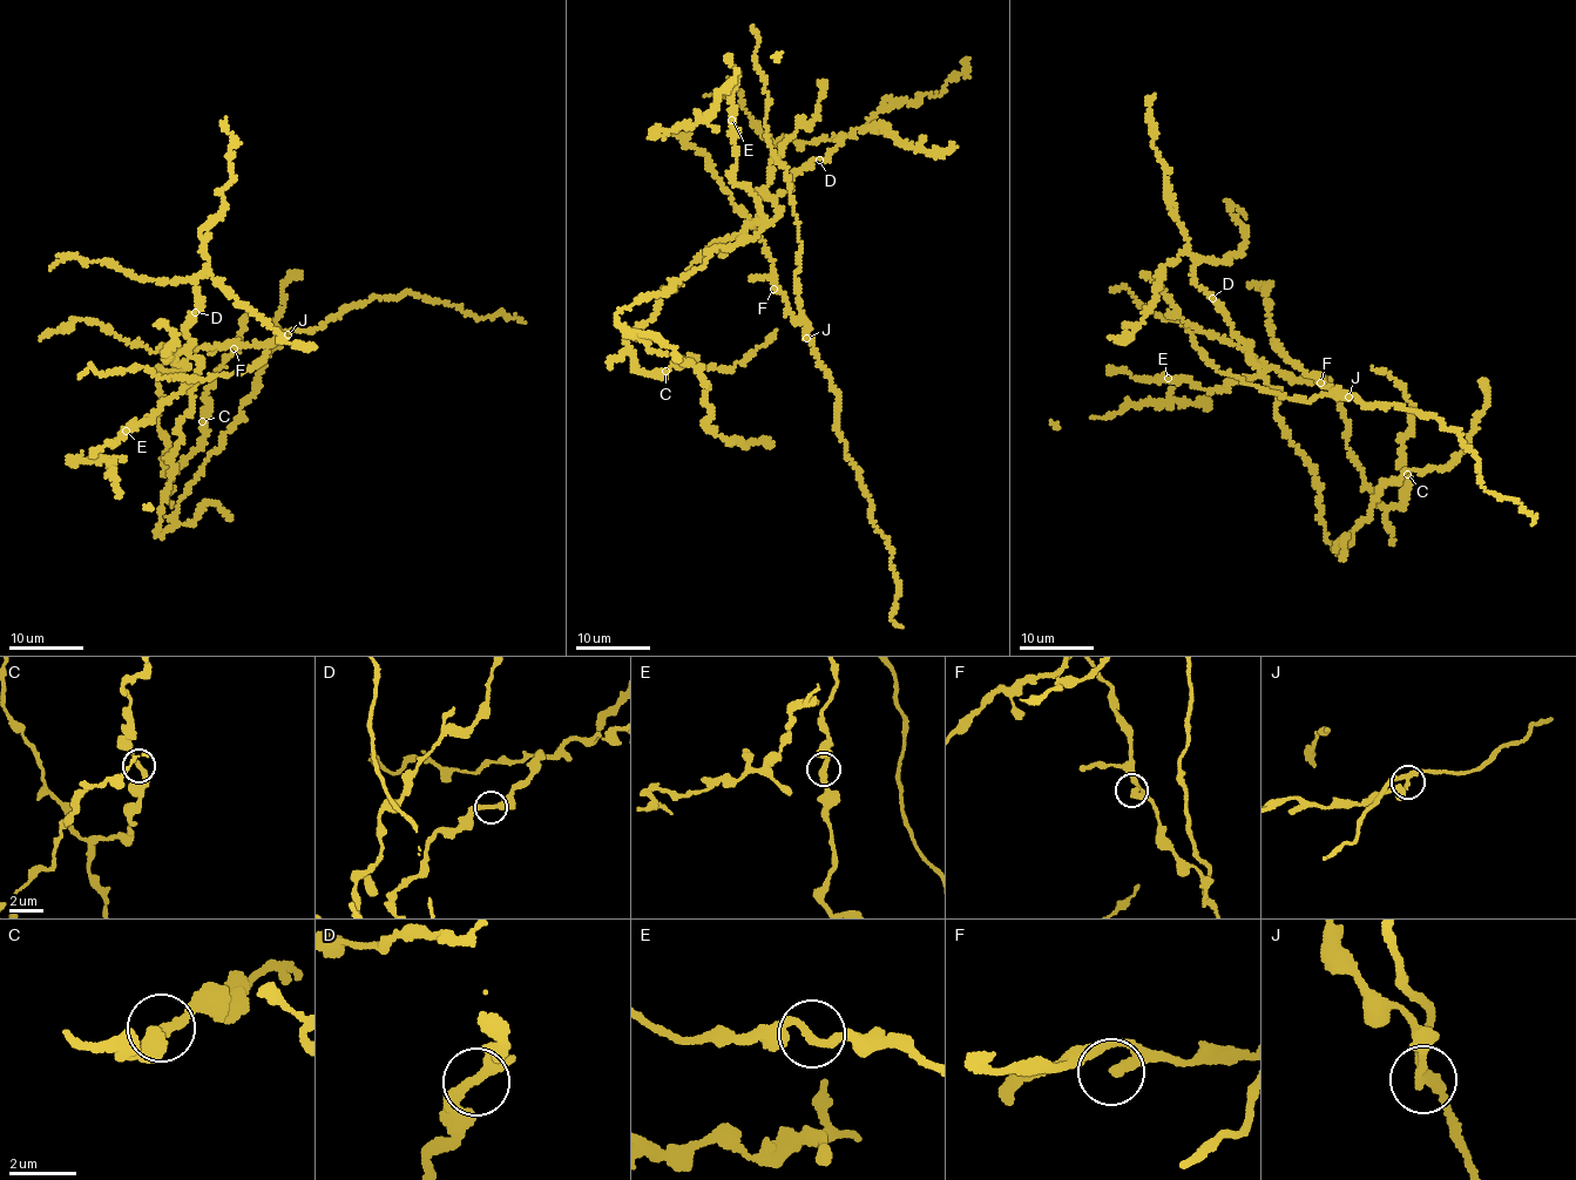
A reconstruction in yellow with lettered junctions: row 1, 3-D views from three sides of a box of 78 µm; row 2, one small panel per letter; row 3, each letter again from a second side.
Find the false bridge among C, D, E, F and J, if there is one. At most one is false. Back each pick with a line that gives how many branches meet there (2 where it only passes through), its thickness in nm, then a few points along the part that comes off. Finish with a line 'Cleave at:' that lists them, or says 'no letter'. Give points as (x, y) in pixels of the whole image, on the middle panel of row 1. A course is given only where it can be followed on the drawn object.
J: 2 branches meet; 280 nm thick; foreign part runs (807, 338), (807, 321), (798, 297), (798, 229), (788, 176), (765, 126), (766, 92), (752, 27)
Cleave at: J

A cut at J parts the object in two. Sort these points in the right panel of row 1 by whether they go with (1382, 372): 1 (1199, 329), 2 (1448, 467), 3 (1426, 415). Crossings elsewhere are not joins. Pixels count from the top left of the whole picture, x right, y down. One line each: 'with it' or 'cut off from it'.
1: with it
2: with it
3: cut off from it

